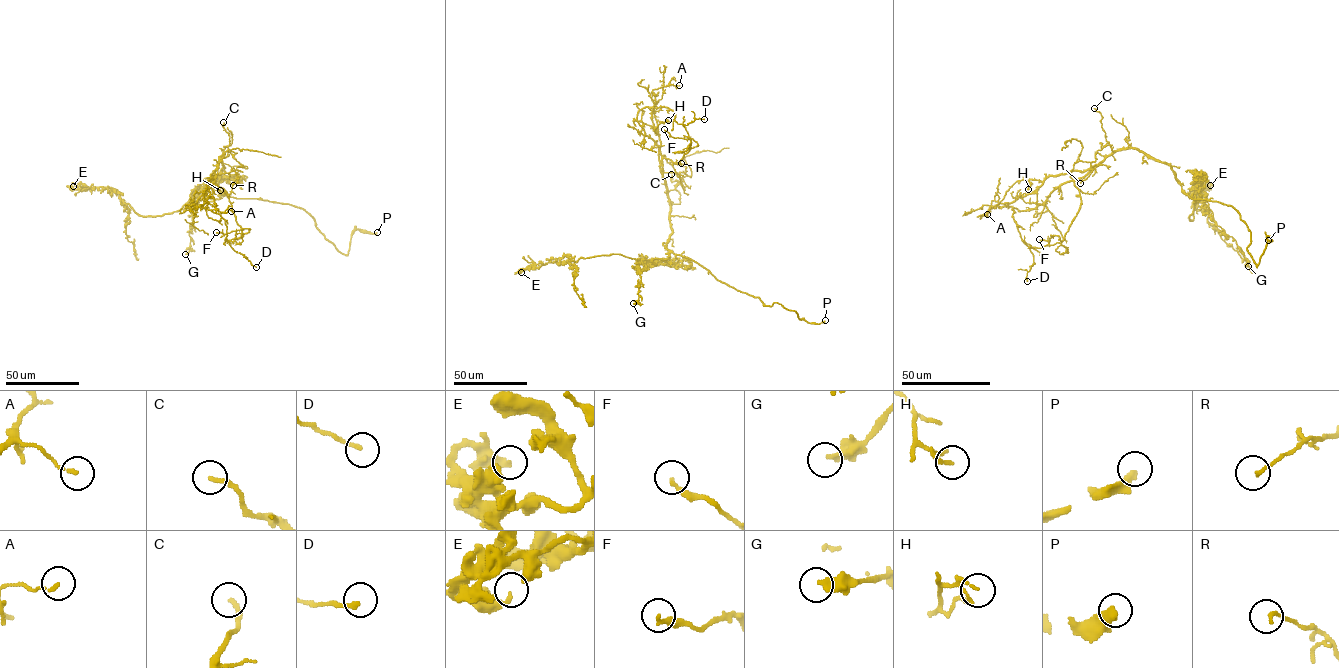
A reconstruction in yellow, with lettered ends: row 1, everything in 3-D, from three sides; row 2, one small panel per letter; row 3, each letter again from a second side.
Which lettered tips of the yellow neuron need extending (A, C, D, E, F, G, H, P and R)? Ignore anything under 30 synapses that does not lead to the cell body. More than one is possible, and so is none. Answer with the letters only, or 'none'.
P

